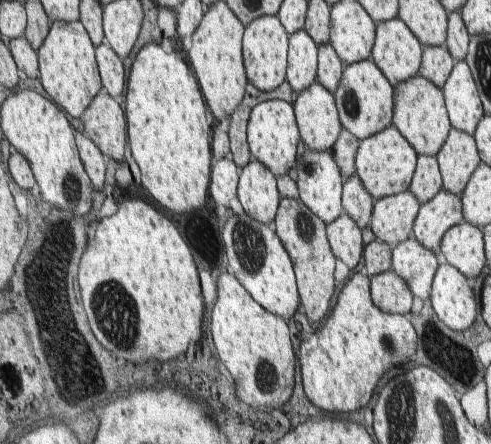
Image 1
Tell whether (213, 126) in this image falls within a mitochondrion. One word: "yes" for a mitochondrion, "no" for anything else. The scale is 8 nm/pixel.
no

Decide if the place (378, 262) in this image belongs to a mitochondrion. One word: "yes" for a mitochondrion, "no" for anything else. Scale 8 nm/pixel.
no

